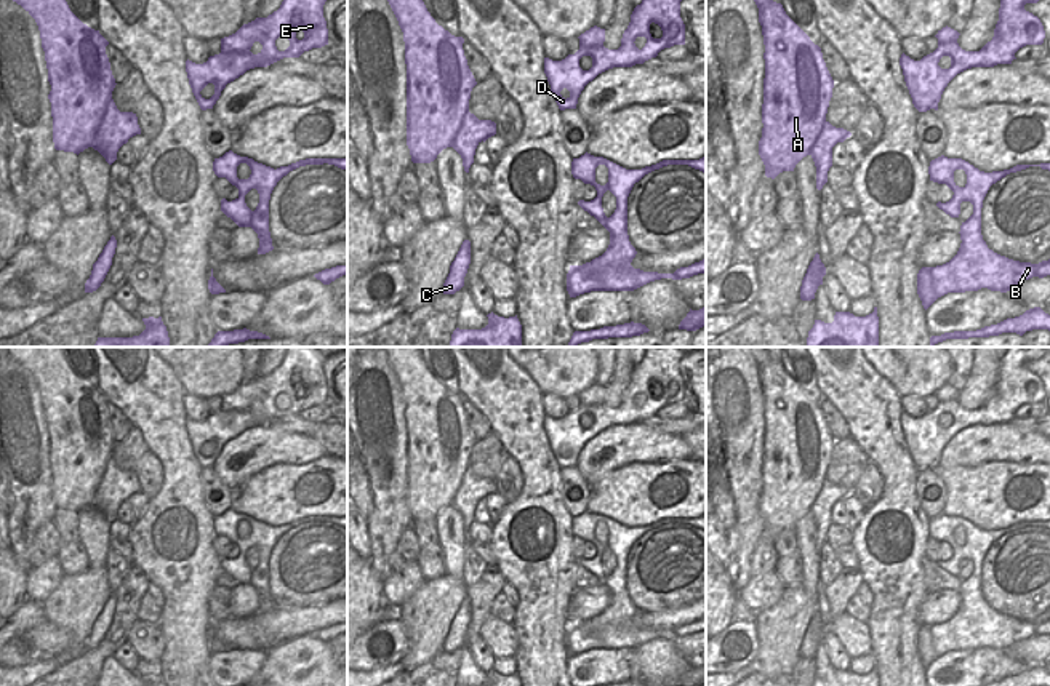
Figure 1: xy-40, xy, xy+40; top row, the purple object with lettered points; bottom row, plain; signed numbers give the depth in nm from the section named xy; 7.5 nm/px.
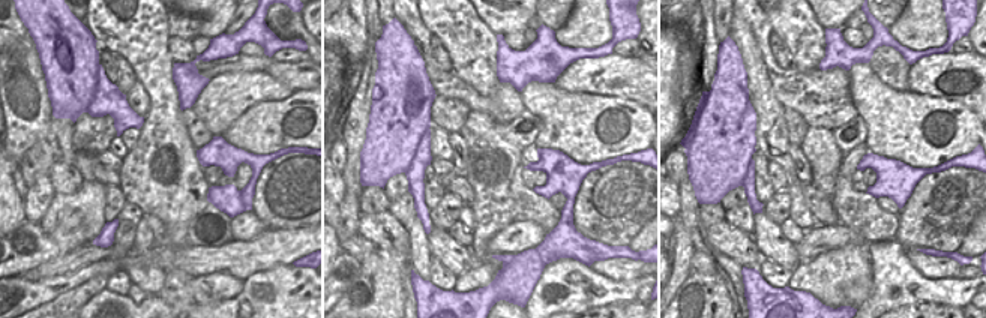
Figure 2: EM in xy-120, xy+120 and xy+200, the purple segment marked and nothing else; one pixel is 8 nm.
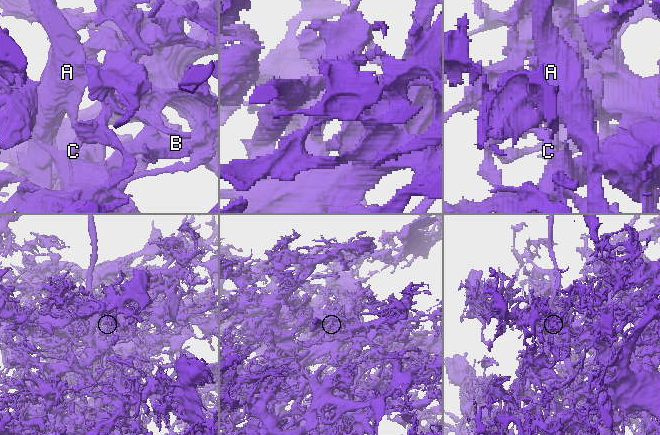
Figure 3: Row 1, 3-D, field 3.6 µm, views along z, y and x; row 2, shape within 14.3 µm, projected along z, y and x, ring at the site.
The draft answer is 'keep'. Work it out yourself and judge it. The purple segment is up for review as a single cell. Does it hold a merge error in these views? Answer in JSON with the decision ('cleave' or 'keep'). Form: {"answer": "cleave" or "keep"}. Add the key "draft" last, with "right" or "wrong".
{"answer": "cleave", "draft": "wrong"}

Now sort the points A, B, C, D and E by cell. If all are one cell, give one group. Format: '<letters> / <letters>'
A / B C D E

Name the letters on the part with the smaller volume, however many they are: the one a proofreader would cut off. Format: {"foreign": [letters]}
{"foreign": ["A"]}

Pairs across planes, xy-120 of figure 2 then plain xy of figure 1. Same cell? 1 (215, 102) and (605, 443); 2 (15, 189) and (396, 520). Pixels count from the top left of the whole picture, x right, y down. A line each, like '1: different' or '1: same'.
1: same
2: different

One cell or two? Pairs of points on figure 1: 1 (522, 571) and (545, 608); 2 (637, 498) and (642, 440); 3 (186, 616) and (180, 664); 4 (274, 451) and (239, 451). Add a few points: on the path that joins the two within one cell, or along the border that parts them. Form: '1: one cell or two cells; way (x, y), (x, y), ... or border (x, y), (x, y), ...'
1: one cell; way (532, 579), (543, 590), (543, 598)
2: two cells; border (677, 459), (666, 462), (629, 462), (604, 474)
3: one cell; way (186, 627), (186, 653)
4: one cell; way (266, 448), (247, 451)

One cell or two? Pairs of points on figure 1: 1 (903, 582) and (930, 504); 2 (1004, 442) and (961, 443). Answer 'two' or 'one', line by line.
1: two
2: one

